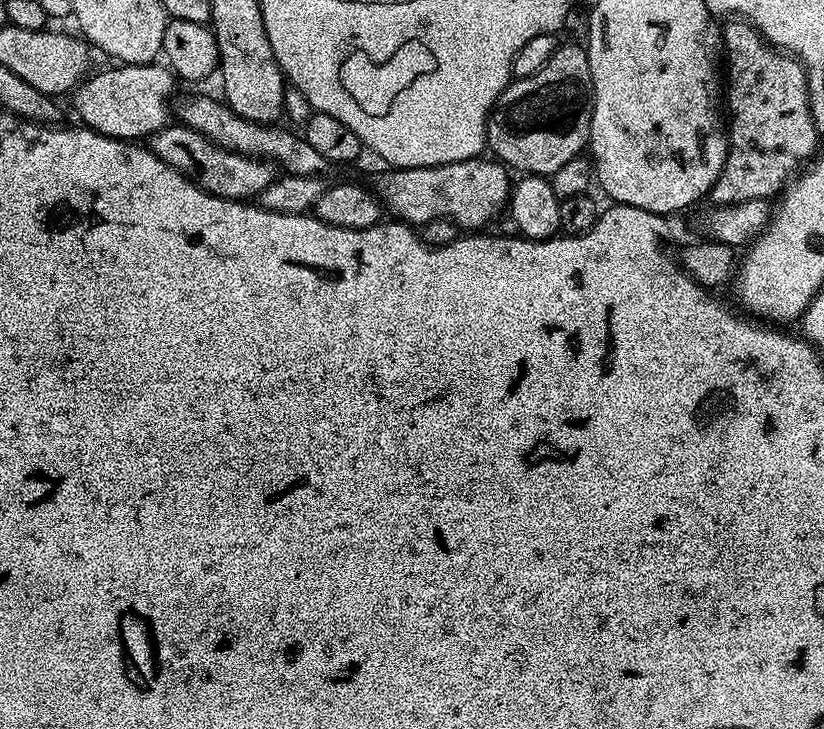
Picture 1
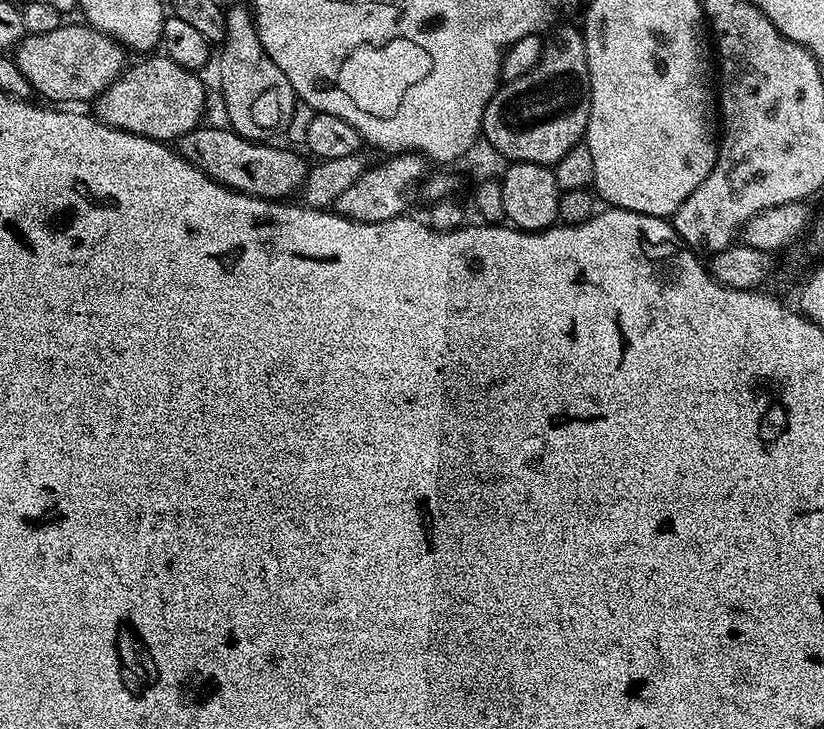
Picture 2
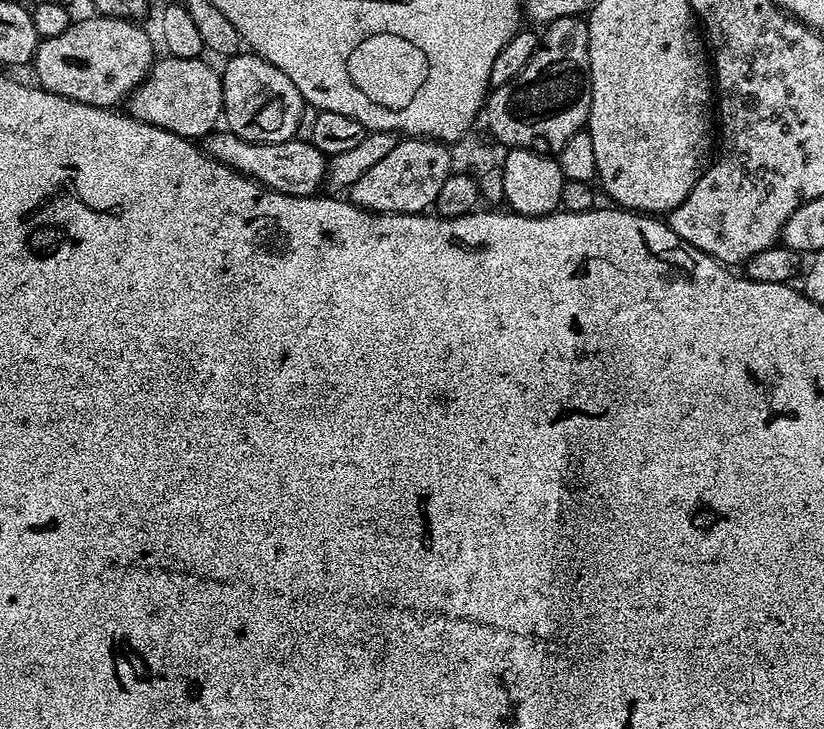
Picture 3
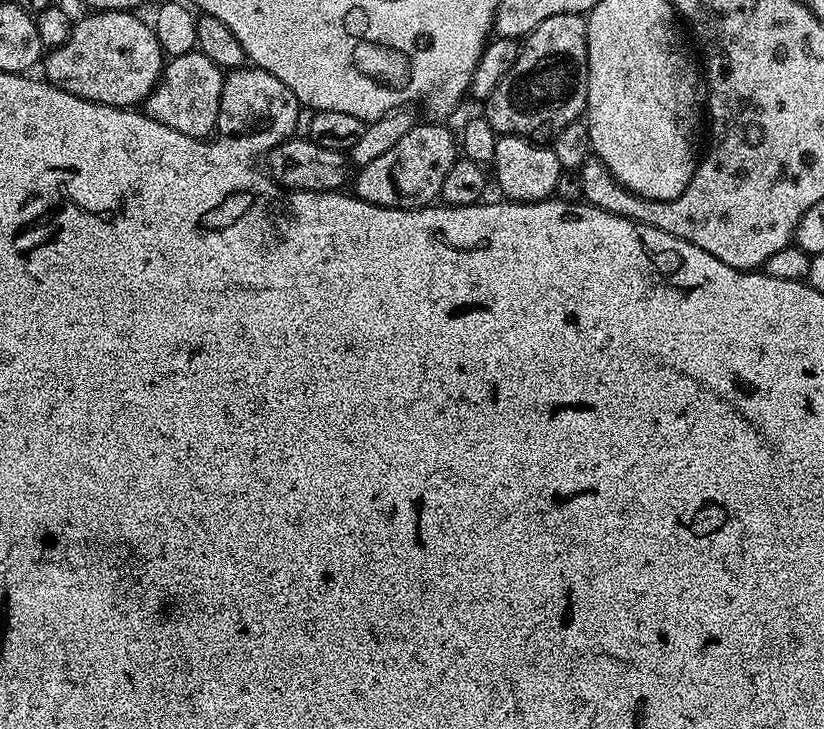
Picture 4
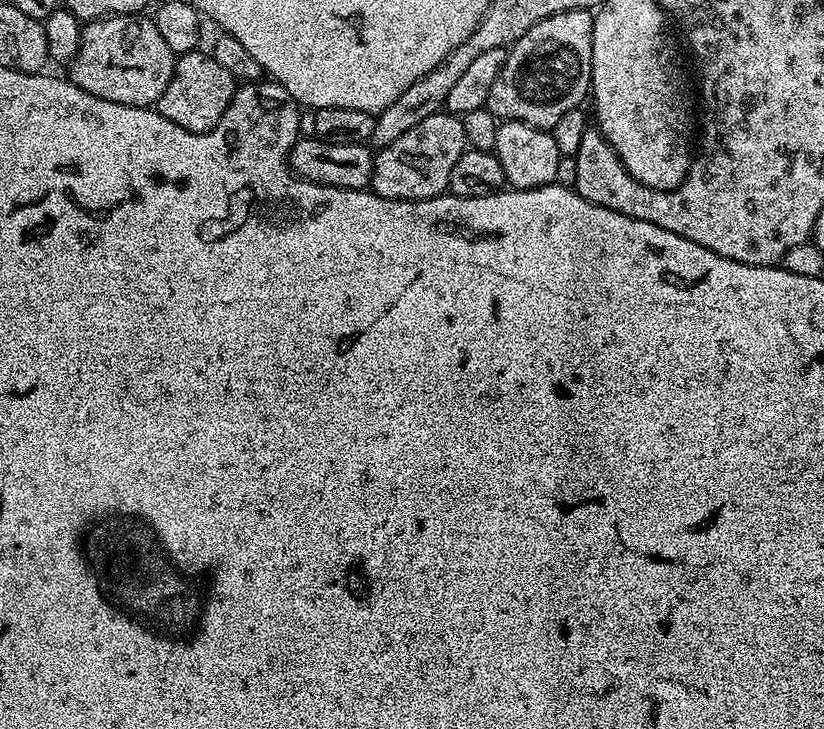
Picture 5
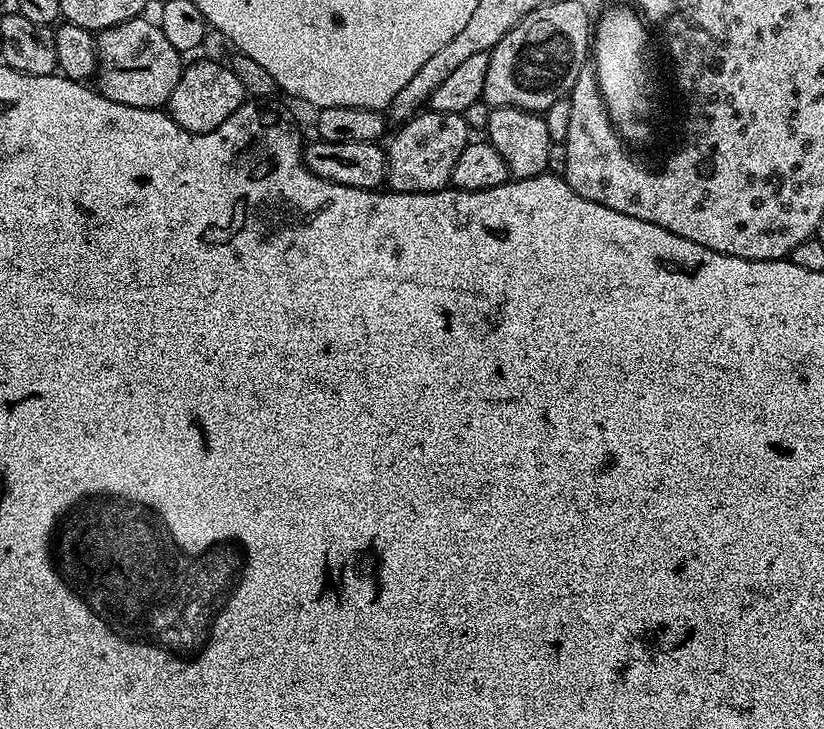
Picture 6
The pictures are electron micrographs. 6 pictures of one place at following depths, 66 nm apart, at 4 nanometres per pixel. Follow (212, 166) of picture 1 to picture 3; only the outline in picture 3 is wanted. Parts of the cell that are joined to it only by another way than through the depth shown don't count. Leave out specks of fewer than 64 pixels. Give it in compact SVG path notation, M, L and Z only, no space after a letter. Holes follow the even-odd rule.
M213 130L203 137L202 148L219 164L233 168L271 191L287 196L314 196L321 191L325 183L324 175L328 169L328 162L311 142L300 139L283 140L277 144L255 144L246 142L227 130Z

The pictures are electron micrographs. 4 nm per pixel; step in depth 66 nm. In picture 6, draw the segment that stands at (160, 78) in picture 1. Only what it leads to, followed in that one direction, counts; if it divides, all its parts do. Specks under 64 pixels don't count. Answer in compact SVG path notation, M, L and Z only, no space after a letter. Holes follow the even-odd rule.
M196 60L185 67L178 78L178 86L174 86L174 94L170 94L166 111L182 130L190 130L194 134L206 134L226 118L230 118L245 103L246 93L242 82L233 74L227 63L215 64L212 60Z

